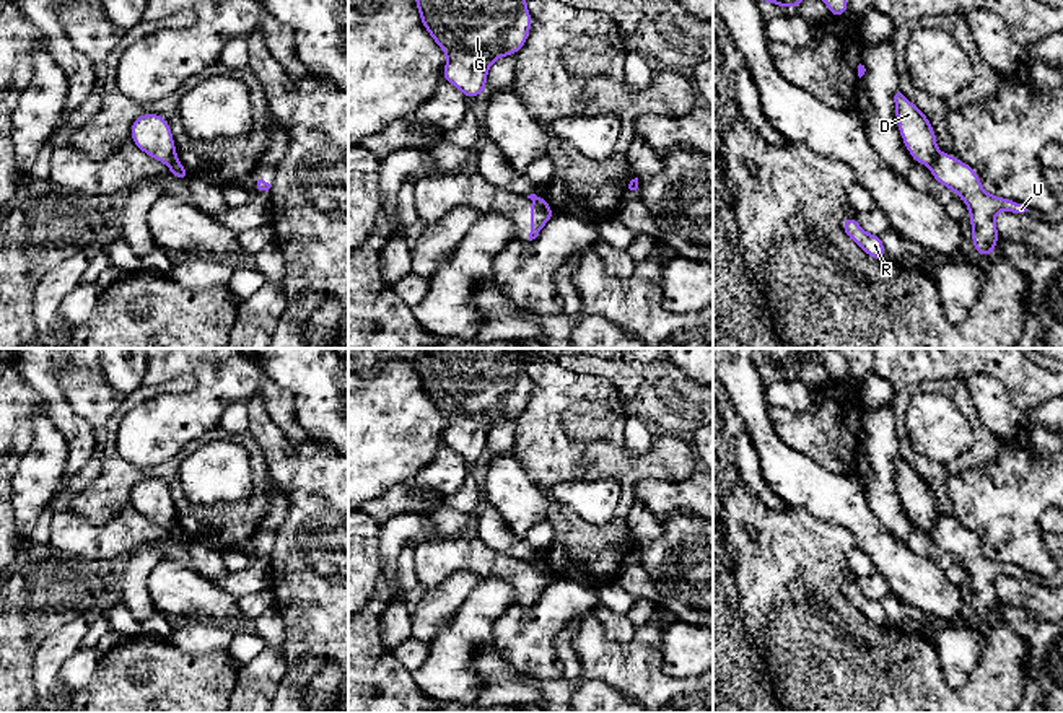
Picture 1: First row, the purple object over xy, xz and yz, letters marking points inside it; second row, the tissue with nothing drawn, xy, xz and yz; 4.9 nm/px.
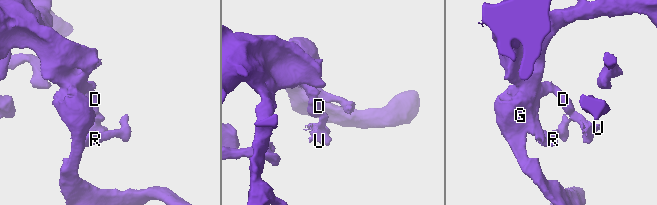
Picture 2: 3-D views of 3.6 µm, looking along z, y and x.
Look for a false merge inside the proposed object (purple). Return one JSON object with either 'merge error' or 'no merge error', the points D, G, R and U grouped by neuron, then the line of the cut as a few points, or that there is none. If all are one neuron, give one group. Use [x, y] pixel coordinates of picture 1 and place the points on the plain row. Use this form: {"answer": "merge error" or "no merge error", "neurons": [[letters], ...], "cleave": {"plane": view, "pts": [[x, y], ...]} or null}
{"answer": "merge error", "neurons": [["D", "G", "R"], ["U"]], "cleave": {"plane": "yz", "pts": [[940, 516], [928, 529]]}}

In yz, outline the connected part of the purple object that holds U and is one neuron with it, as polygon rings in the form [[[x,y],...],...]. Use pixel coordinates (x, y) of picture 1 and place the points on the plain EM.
[[[939,518],[930,531],[933,532],[930,537],[931,542],[954,555],[965,566],[972,589],[972,609],[977,620],[995,620],[995,610],[1000,606],[995,586],[996,578],[1000,575],[1013,578],[1029,575],[1017,565],[985,557],[975,534],[951,518]]]

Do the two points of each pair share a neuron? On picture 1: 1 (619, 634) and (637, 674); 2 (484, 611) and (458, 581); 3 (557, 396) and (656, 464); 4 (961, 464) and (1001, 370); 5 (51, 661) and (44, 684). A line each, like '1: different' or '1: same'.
1: different
2: different
3: same
4: different
5: same

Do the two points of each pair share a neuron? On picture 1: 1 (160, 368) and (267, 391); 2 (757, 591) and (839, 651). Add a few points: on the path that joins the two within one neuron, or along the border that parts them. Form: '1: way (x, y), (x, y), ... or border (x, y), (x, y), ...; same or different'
1: way (186, 365), (217, 365), (228, 376), (241, 381); same
2: way (780, 591), (788, 591), (826, 629); same

